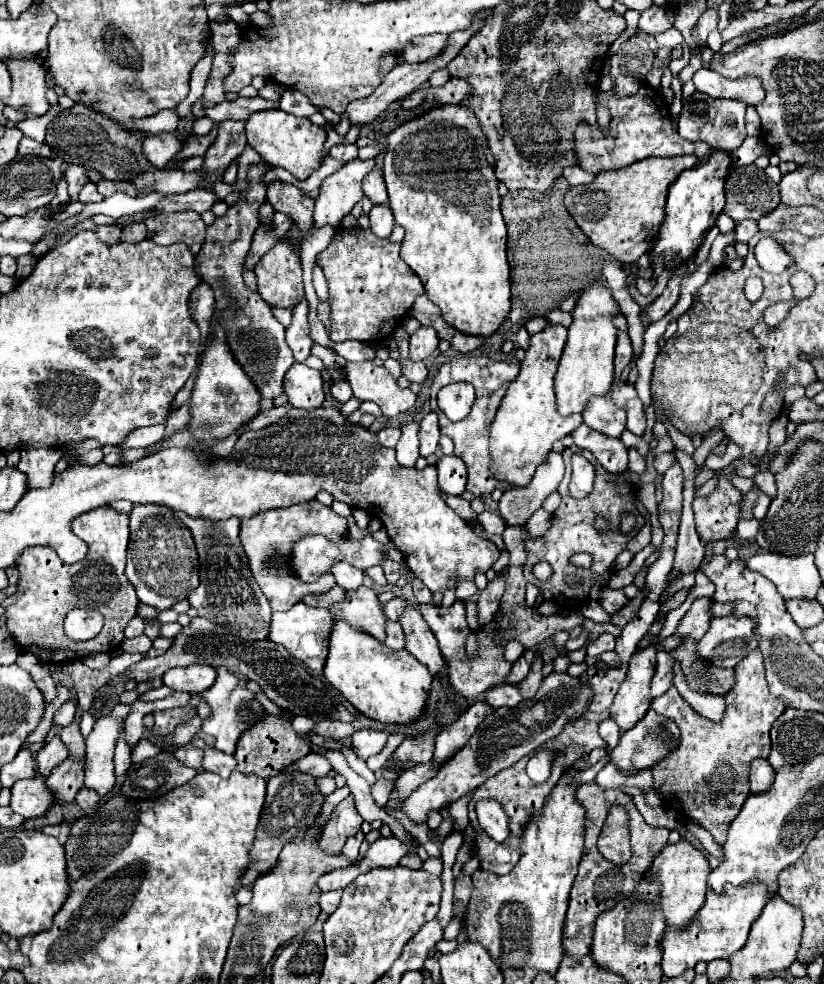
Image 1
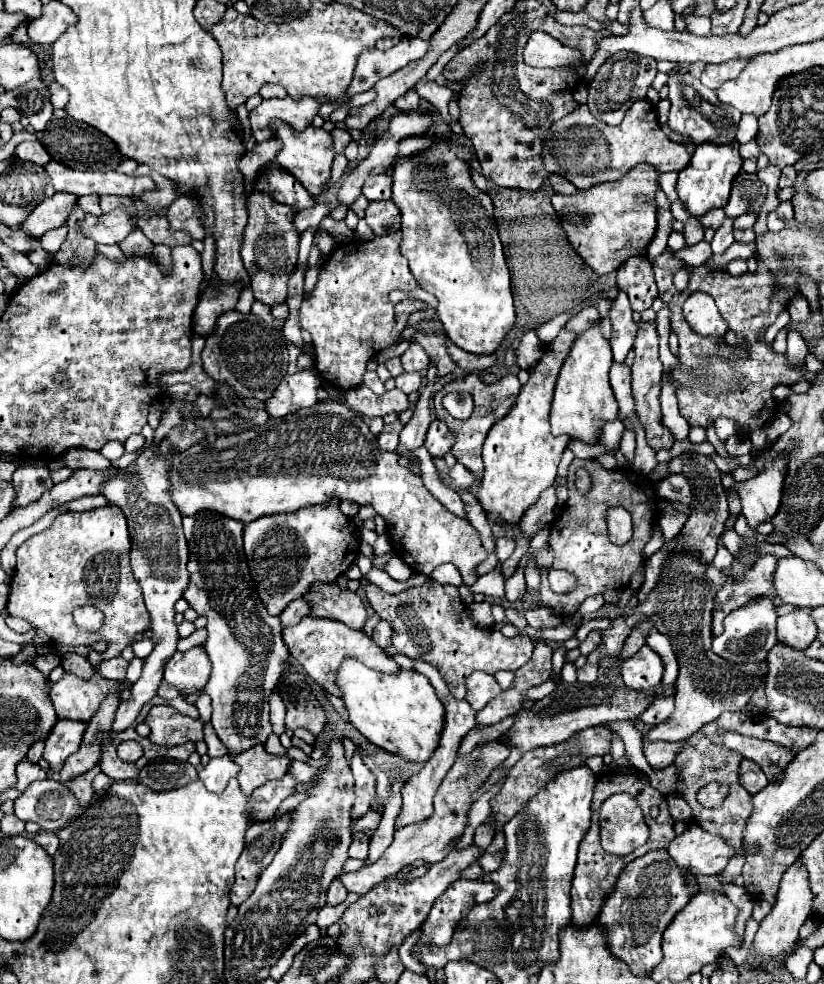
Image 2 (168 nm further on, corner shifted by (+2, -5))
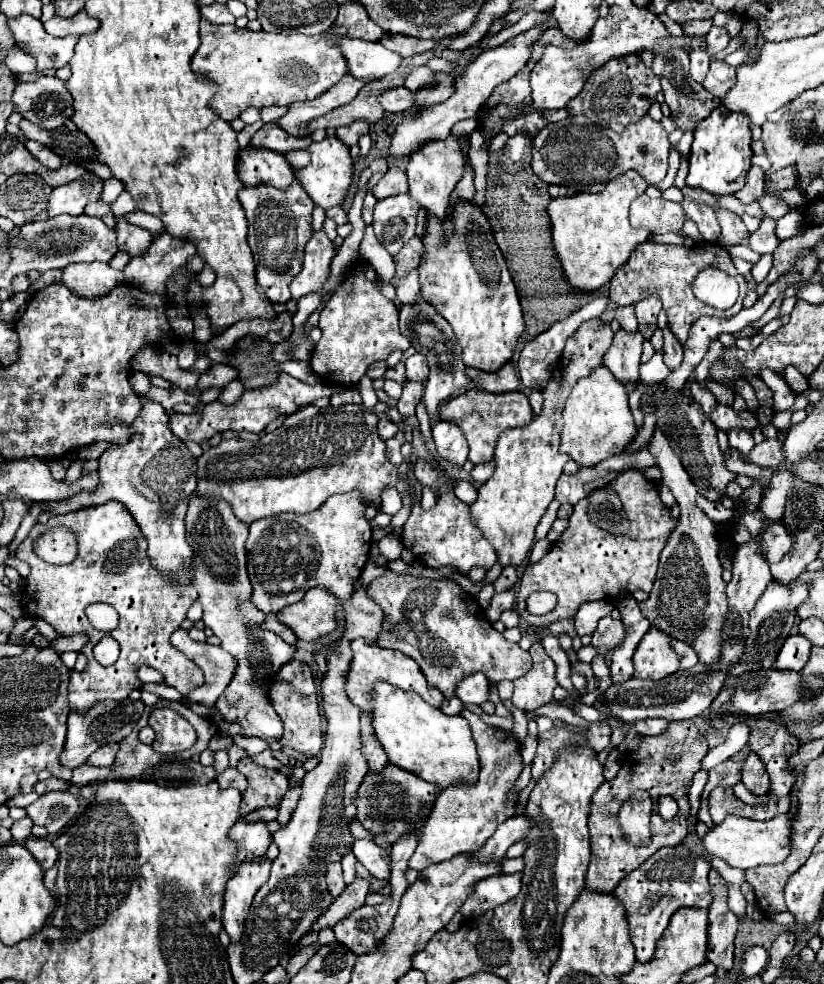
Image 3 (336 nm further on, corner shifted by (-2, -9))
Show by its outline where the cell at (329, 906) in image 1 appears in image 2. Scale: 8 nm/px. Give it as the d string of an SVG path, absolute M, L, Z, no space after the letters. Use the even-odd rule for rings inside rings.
M334 879L332 885L330 885L330 889L328 889L328 905L342 903L346 899L346 895L348 895L348 891L344 889L344 885L338 879Z

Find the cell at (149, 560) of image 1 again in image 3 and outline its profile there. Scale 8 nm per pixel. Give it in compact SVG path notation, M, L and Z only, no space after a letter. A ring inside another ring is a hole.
M148 401L132 425L132 441L128 445L110 447L100 457L100 485L92 493L80 493L58 503L46 503L46 513L68 513L110 499L122 501L136 519L148 541L150 561L164 573L174 575L178 581L188 579L188 565L192 563L192 549L186 543L184 515L188 499L196 489L196 457L190 449L172 435L168 415L158 401Z

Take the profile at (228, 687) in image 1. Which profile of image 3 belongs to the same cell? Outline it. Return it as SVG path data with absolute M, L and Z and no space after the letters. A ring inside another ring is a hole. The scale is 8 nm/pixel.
M198 493L190 497L186 513L186 541L192 547L192 583L198 589L198 599L204 607L204 625L214 631L222 641L222 649L232 653L238 661L238 671L226 691L218 697L216 709L230 723L242 725L244 737L260 737L268 743L282 737L282 721L268 701L268 689L272 675L294 657L294 647L284 643L276 633L260 629L264 613L250 601L250 581L246 573L246 549L248 525L242 523L226 501L206 499Z

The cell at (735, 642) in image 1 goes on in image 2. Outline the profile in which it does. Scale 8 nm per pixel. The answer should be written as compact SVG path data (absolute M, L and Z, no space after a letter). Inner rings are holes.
M768 597L750 601L744 607L732 611L724 619L724 631L722 631L722 635L712 639L712 651L732 663L762 661L762 659L766 659L766 653L772 649L772 645L776 643L776 619L778 619L778 615L774 611L774 603Z

